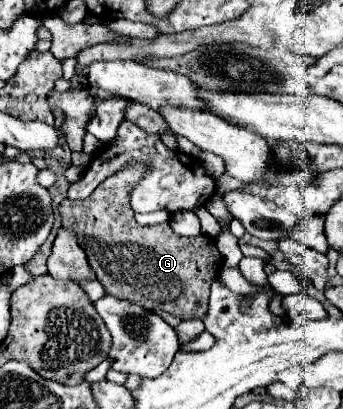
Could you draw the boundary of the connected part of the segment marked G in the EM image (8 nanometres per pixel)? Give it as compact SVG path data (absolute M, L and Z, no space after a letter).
M131 164L107 178L89 198L65 198L59 204L63 228L75 232L89 266L95 270L107 294L139 304L145 310L169 312L181 320L201 318L207 312L211 284L223 268L223 256L211 236L183 238L167 222L157 226L141 226L135 222L129 206L129 184L137 182L143 174L145 166Z

